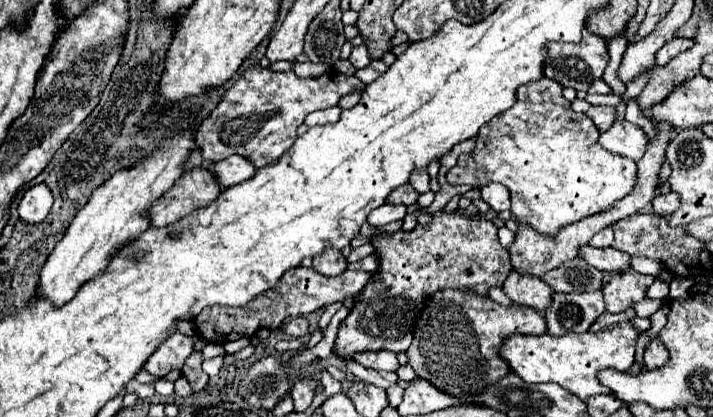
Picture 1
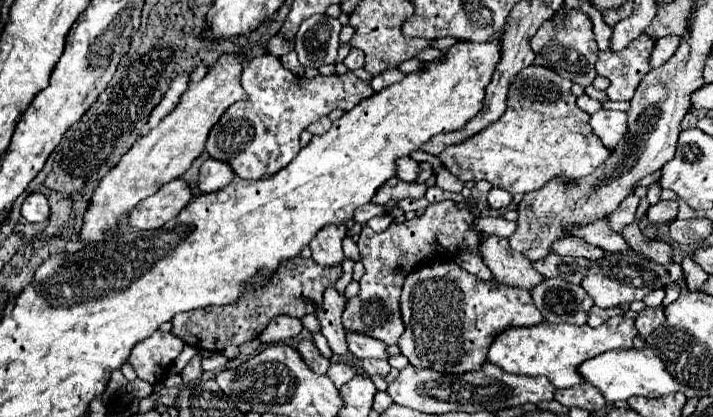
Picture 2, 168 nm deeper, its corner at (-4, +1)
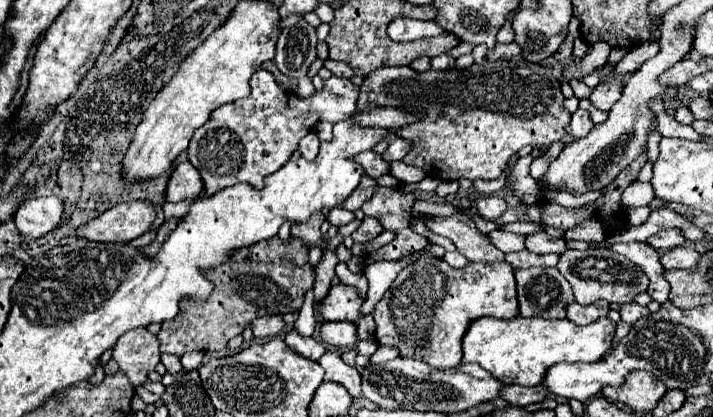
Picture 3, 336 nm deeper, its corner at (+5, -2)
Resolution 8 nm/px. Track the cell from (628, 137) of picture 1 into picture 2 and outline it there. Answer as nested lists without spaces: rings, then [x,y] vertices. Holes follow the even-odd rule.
[[[600,110],[590,116],[590,126],[608,150],[616,150],[628,132],[628,118],[626,112]]]

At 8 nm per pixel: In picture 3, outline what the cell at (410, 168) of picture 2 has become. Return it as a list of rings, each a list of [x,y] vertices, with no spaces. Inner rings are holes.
[[[363,151],[353,161],[359,163],[363,167],[363,171],[367,175],[371,175],[371,177],[381,177],[381,175],[387,175],[387,171],[389,171],[389,163],[385,159],[381,159],[381,155],[377,155],[373,151]]]

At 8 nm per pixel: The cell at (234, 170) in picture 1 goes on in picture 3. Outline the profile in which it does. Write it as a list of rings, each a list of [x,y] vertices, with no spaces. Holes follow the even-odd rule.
[[[189,161],[179,163],[169,177],[165,201],[197,199],[199,195],[201,195],[201,177],[197,175],[197,169]]]

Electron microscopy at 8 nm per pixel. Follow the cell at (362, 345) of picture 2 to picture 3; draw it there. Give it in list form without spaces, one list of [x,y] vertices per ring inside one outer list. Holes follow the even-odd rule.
[[[325,321],[319,327],[319,335],[327,345],[339,351],[349,351],[357,347],[357,329],[351,321]]]

